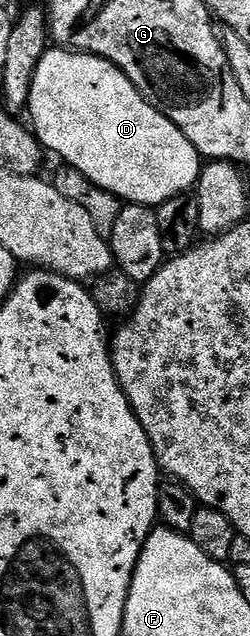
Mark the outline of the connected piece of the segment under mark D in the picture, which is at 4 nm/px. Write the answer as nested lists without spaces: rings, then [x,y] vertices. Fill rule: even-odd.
[[[48,48],[34,72],[26,114],[32,117],[31,129],[45,151],[53,150],[61,163],[78,168],[82,176],[94,180],[94,184],[113,194],[121,203],[155,208],[174,196],[189,193],[200,179],[202,159],[194,144],[138,93],[113,62],[97,54]]]

